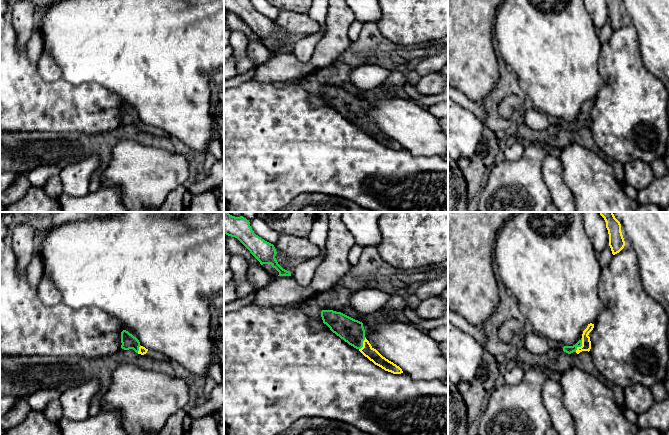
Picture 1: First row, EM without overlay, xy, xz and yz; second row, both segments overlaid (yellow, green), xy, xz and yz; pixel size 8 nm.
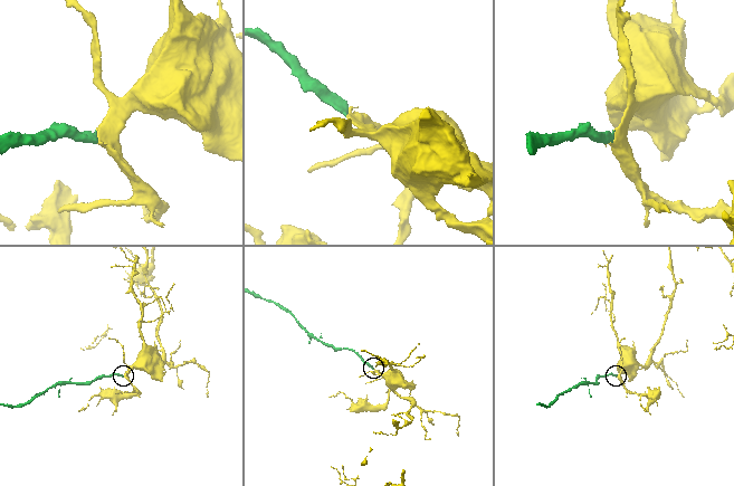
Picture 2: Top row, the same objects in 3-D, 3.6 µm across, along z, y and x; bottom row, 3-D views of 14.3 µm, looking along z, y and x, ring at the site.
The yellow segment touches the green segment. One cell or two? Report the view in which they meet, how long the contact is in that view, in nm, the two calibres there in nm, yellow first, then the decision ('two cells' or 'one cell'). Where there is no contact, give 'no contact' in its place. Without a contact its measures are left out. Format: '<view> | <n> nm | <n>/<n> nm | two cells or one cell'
yz | 130 nm | 80/60 nm | one cell

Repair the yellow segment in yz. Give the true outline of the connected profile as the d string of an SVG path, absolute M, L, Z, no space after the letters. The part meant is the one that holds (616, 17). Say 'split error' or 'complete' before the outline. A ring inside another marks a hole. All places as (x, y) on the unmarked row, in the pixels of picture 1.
complete; M606 0L609 10L609 22L612 30L619 29L625 22L625 17L621 8L621 0Z

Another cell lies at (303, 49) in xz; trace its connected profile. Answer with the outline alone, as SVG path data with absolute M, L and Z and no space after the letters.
M322 30L298 41L293 41L290 47L291 53L302 63L310 61L317 44L324 34L325 31Z

